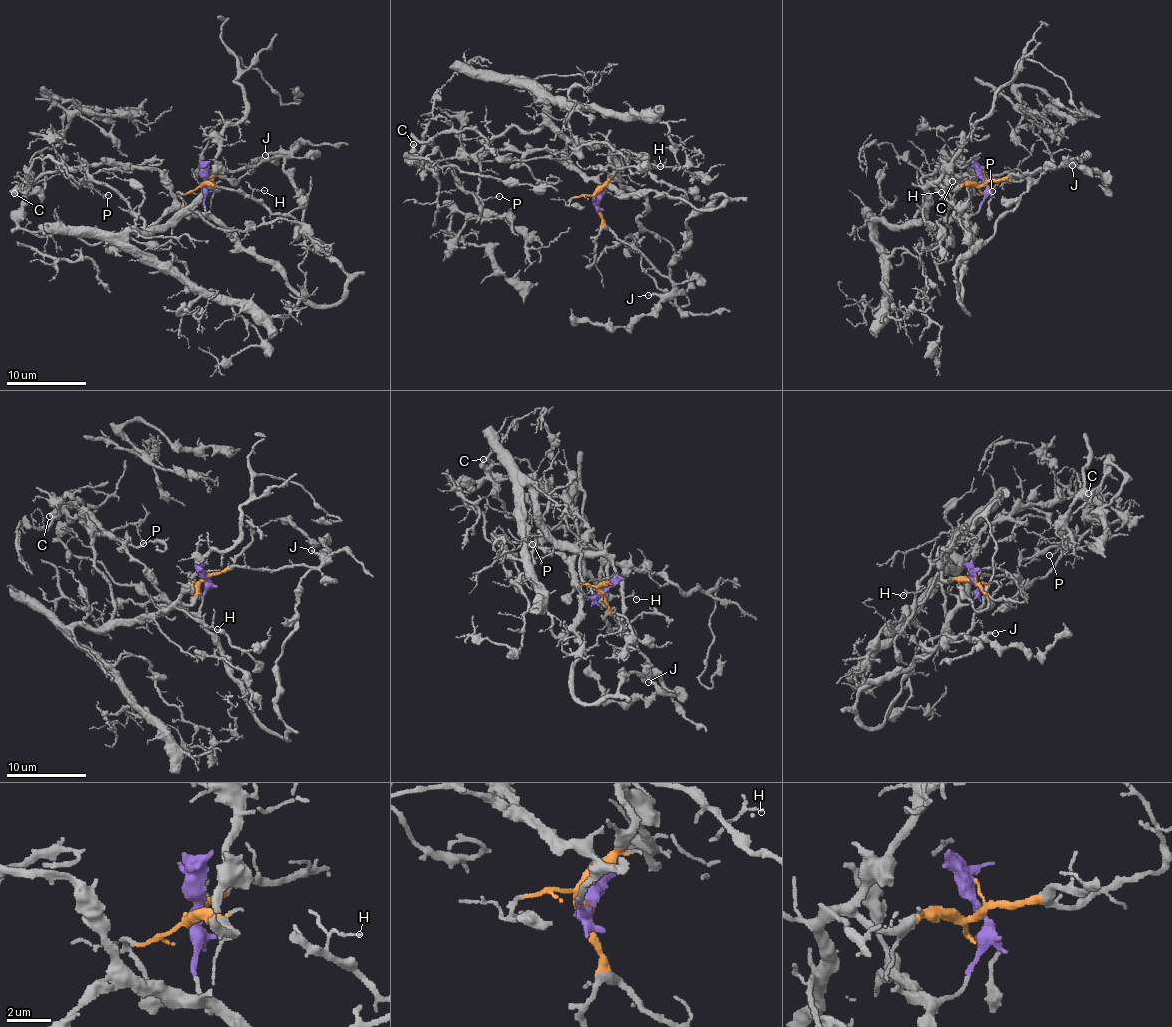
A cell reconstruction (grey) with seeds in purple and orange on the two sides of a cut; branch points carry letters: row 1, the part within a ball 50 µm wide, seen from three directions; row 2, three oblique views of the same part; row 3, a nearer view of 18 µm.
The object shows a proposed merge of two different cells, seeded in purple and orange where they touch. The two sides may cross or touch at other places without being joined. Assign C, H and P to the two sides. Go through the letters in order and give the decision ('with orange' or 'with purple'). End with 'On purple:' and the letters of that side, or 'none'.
C: with purple
H: with orange
P: with orange
On purple: C

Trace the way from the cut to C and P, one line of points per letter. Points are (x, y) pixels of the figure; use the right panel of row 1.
C: (984, 181), (982, 207), (969, 213), (949, 197), (941, 161), (950, 156), (967, 163), (969, 172), (952, 182)
P: (984, 181), (930, 183), (925, 213), (910, 222), (925, 198), (921, 179), (940, 170), (995, 180), (992, 191)

